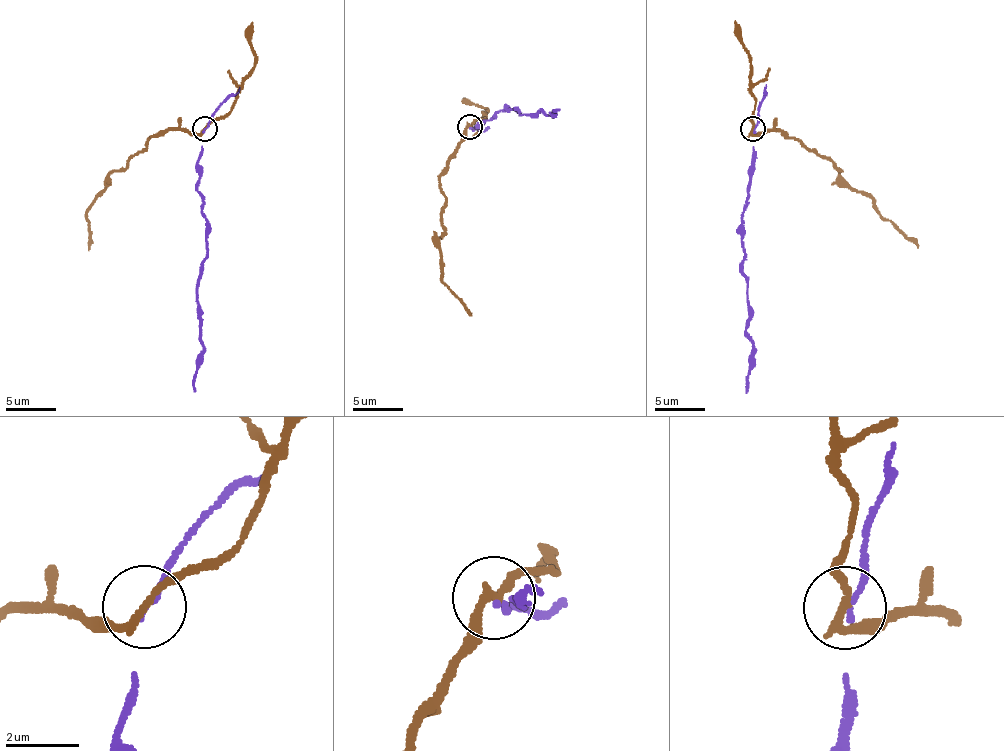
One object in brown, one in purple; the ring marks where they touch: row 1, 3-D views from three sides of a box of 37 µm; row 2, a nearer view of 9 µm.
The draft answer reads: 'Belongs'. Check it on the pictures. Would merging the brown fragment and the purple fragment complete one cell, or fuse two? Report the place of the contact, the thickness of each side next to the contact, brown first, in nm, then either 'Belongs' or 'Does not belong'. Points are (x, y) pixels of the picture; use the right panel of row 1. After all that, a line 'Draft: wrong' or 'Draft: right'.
Place: (753, 129). Thickness 200 nm (brown) against 140 nm. Does not belong
Draft: wrong

